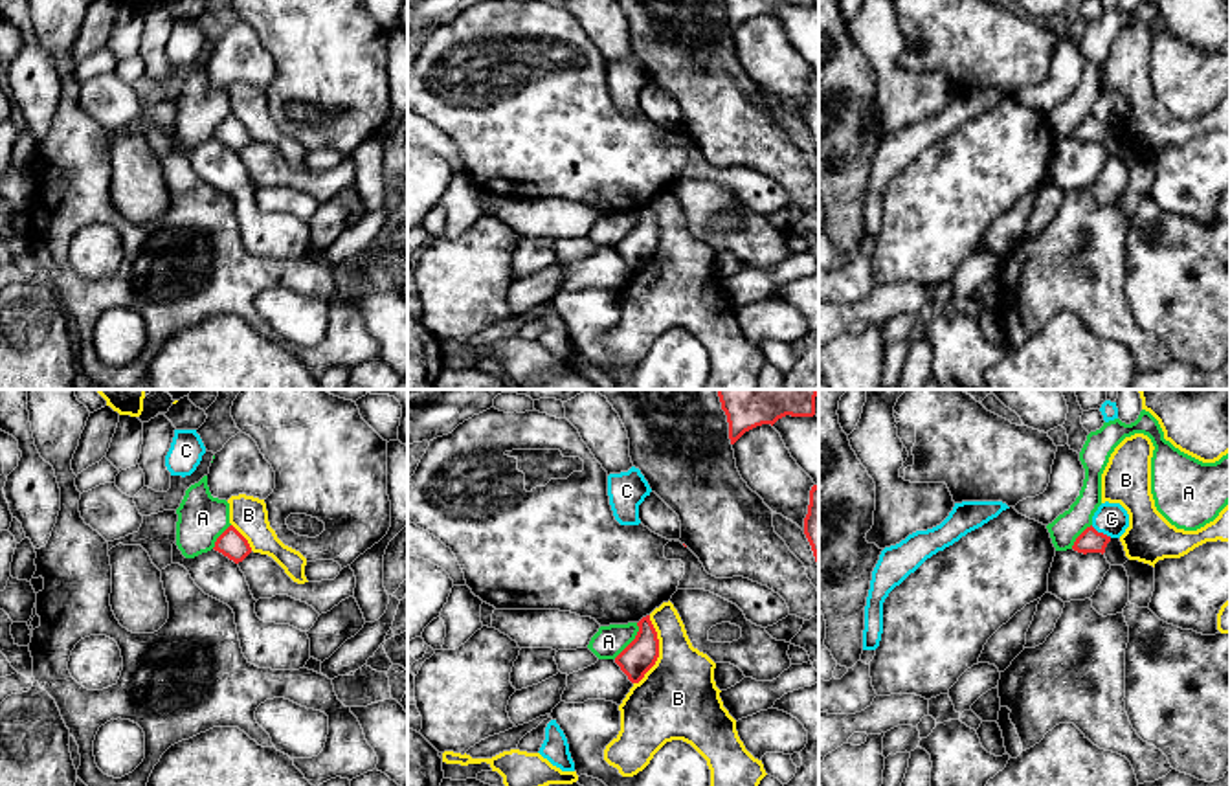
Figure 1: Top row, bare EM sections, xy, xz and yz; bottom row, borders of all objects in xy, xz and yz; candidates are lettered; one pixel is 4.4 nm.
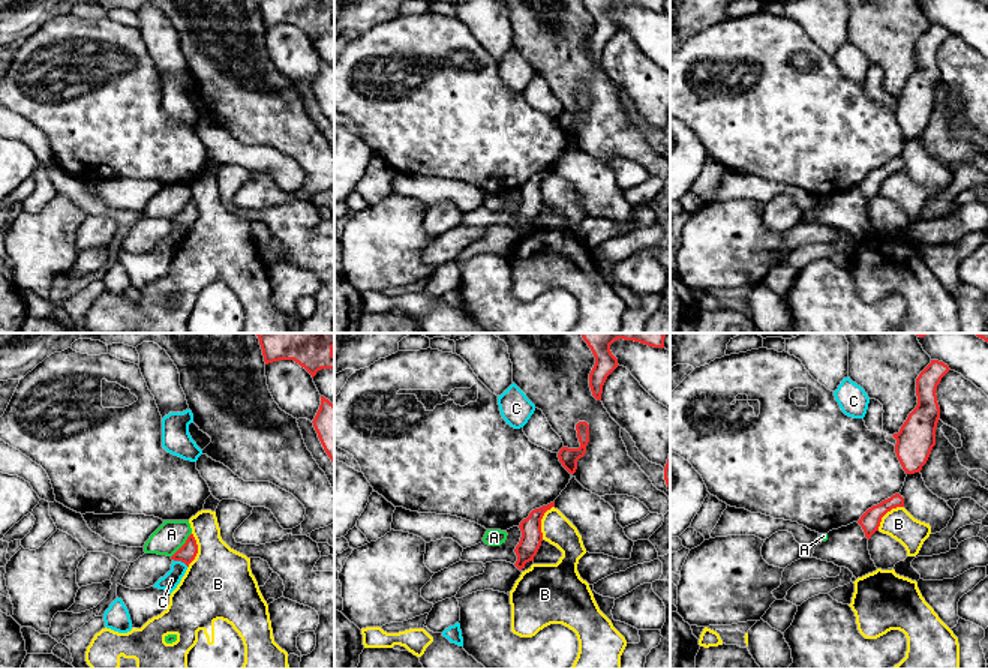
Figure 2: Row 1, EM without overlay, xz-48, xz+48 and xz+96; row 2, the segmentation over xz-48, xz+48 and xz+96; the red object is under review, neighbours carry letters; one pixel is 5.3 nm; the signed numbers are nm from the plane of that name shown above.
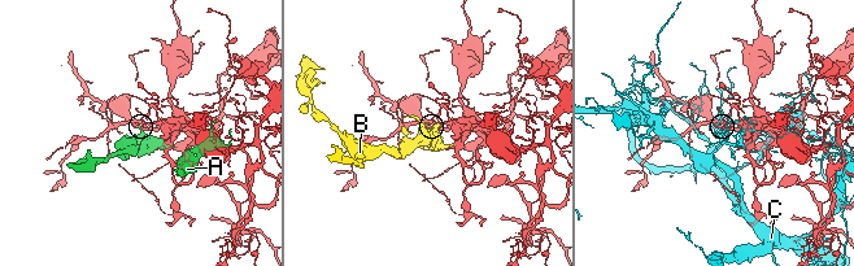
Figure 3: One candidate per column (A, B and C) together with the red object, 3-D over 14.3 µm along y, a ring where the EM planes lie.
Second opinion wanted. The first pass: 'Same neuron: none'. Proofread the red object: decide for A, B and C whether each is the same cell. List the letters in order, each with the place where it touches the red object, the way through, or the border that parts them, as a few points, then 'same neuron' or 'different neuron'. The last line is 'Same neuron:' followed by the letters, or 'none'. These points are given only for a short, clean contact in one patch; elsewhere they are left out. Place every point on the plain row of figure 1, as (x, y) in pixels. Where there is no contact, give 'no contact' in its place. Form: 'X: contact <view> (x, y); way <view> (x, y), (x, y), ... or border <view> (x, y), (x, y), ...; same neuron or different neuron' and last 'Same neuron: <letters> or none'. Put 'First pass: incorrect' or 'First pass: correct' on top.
First pass: correct
A: contact xz (632, 230); border xz (637, 212), (637, 223), (614, 247); different neuron
B: contact xz (658, 239); different neuron
C: contact yz (1102, 122); different neuron
Same neuron: none

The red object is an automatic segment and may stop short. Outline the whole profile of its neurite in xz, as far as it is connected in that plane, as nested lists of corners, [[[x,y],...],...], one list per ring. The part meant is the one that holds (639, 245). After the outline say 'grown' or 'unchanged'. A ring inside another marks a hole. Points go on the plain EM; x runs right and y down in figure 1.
[[[650,204],[643,206],[637,215],[635,228],[615,246],[632,272],[639,272],[659,246],[659,228]]]; unchanged

